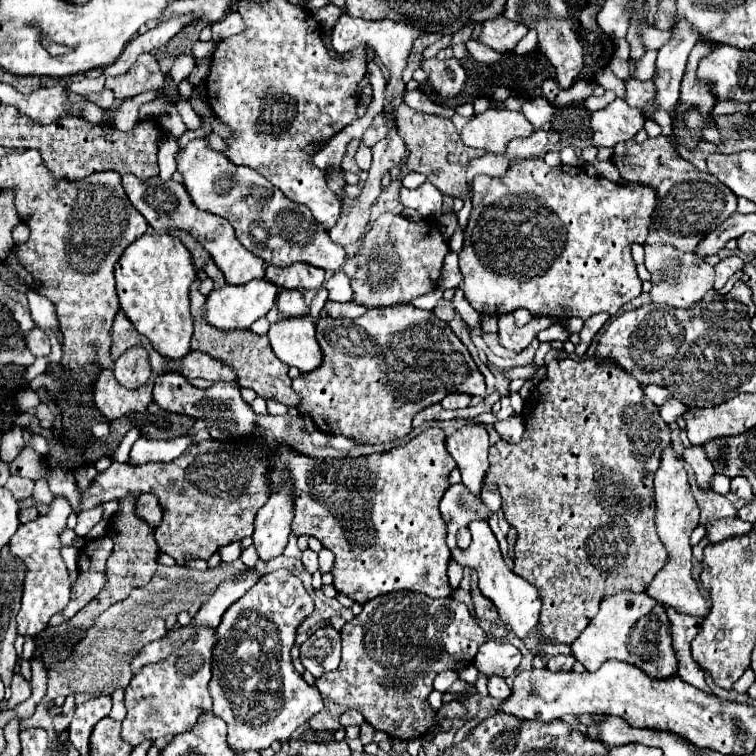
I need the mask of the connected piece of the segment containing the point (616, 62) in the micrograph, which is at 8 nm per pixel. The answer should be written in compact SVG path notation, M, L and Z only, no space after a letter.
M613 57L611 59L611 62L609 62L608 67L610 67L611 71L614 73L614 75L625 81L629 77L629 69L628 69L628 62L627 61L621 61L616 57Z

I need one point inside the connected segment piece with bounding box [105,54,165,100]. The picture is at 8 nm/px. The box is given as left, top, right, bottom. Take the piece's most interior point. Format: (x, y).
(145, 76)

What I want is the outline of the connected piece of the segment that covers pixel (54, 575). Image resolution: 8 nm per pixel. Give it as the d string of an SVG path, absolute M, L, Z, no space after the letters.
M55 498L49 506L49 512L39 516L33 522L21 524L19 530L11 536L9 550L11 554L25 564L25 584L21 596L21 610L17 614L17 632L23 636L39 634L47 624L49 618L61 612L69 604L71 596L71 582L67 576L67 566L61 556L61 538L59 534L67 528L67 516L71 514L71 506L65 498Z

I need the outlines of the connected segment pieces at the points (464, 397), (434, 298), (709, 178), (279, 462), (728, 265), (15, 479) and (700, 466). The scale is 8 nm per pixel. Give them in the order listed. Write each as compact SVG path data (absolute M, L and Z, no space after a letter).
M447 394L443 400L441 400L441 406L443 408L449 408L449 410L457 410L457 408L467 408L471 402L471 396L469 394Z
M437 287L435 290L412 300L410 303L419 309L433 310L442 299L442 296L443 290Z
M667 136L647 138L643 144L625 140L613 148L613 164L617 166L625 182L651 186L657 194L657 214L653 222L663 242L675 246L681 252L693 252L697 244L717 224L725 222L729 214L737 210L737 196L725 188L713 174L699 172L691 162L683 160Z
M425 428L419 436L403 442L389 452L357 458L347 456L341 460L315 460L311 456L295 452L283 442L277 442L273 472L269 474L269 492L273 494L277 492L277 488L281 488L289 470L295 490L295 518L291 532L297 538L303 534L313 536L323 544L323 548L335 554L331 574L335 576L333 586L339 594L345 594L357 604L365 604L393 590L413 590L423 592L431 598L445 598L453 592L447 578L451 552L445 544L445 520L441 518L439 502L449 488L449 474L455 466L455 460L445 450L445 434L439 428Z
M729 256L723 258L717 266L715 266L715 290L721 290L725 286L725 282L743 268L743 260L737 256Z
M11 476L7 480L5 488L11 490L17 500L25 500L25 498L29 498L33 494L33 482L27 480L27 478L19 478L19 476Z
M691 446L691 448L685 448L683 458L685 458L687 464L691 464L691 468L693 468L695 476L697 476L697 486L699 486L701 490L709 490L715 472L713 472L711 462L709 462L707 456L705 456L703 446Z

